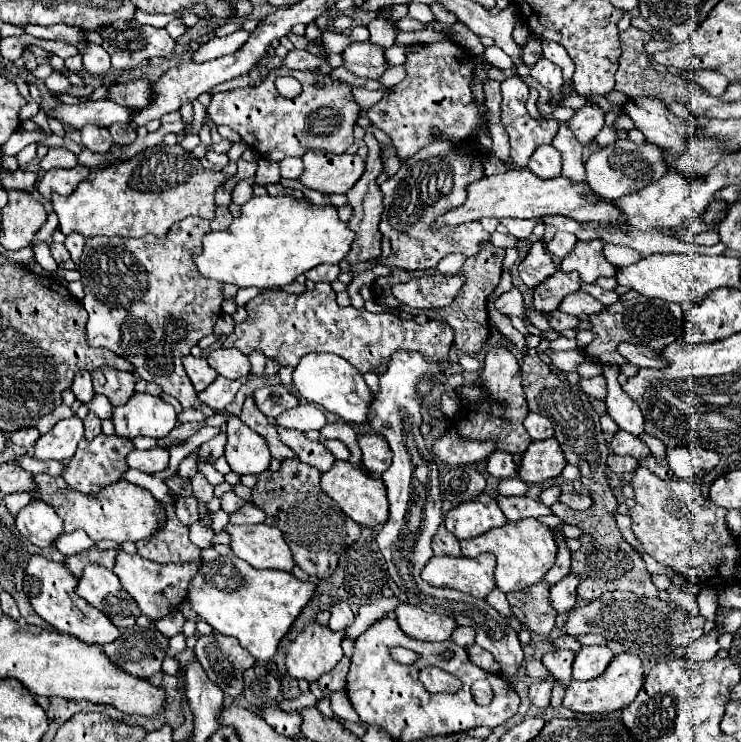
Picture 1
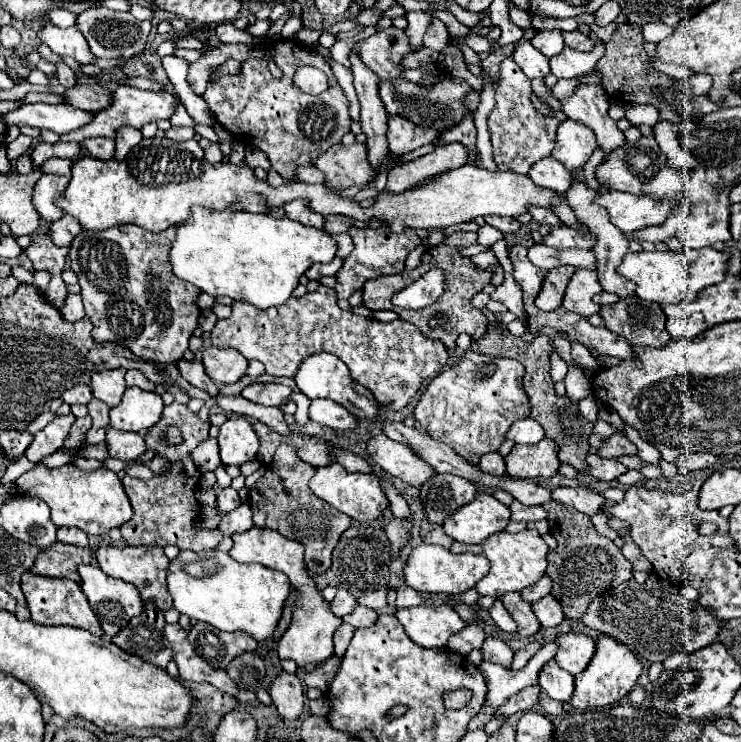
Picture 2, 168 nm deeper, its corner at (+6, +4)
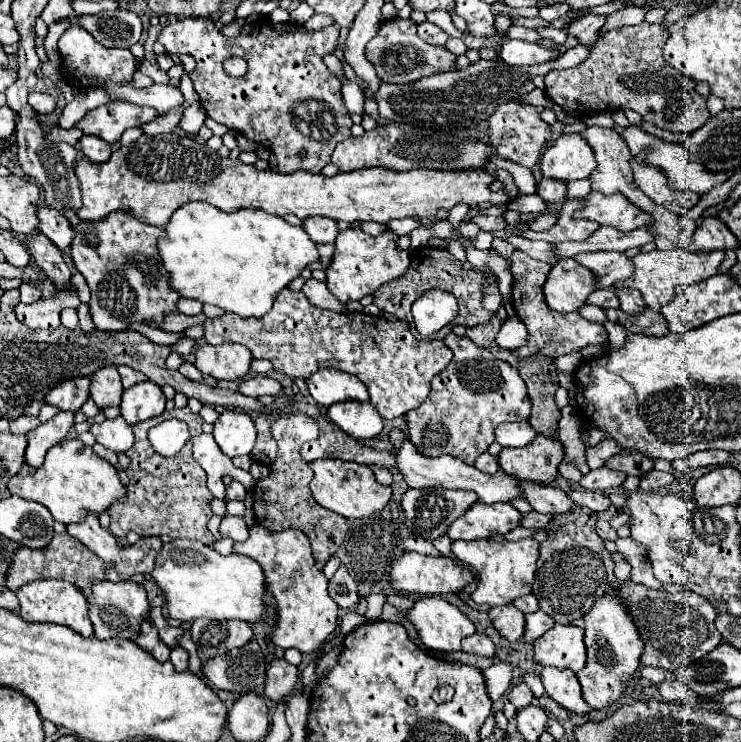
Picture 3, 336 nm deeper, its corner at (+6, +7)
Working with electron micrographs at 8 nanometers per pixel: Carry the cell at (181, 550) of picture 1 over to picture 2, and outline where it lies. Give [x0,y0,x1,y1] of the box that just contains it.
[121,402,223,552]

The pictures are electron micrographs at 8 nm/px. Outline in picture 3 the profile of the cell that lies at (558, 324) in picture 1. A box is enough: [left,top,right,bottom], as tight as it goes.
[509,251,607,359]

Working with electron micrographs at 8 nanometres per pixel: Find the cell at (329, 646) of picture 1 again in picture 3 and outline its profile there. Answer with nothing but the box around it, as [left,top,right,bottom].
[233,525,339,653]

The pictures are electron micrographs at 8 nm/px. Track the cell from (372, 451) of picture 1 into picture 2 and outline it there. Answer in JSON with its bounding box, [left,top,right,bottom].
[367,434,437,488]

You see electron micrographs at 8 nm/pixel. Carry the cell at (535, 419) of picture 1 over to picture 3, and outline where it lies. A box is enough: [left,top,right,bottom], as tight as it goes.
[495,421,535,447]

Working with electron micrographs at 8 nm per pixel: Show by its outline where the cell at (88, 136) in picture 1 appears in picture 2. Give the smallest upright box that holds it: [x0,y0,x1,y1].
[83,138,115,160]

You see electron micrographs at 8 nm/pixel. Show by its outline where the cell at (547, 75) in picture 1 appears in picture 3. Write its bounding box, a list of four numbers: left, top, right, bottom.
[501,41,559,65]

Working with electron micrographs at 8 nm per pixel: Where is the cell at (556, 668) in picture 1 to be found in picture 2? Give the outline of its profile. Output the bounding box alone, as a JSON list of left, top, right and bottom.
[539,660,575,702]

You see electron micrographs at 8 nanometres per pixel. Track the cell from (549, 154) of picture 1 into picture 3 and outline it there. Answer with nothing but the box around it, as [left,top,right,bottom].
[537,177,567,203]

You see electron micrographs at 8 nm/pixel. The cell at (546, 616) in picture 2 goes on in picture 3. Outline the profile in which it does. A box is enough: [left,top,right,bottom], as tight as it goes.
[523,609,555,641]

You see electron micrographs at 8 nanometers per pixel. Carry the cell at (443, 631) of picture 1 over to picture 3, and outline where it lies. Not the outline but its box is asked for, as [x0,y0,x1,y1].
[407,597,475,651]

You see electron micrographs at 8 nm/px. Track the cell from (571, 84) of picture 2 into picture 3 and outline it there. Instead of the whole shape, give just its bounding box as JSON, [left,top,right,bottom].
[545,21,697,131]

